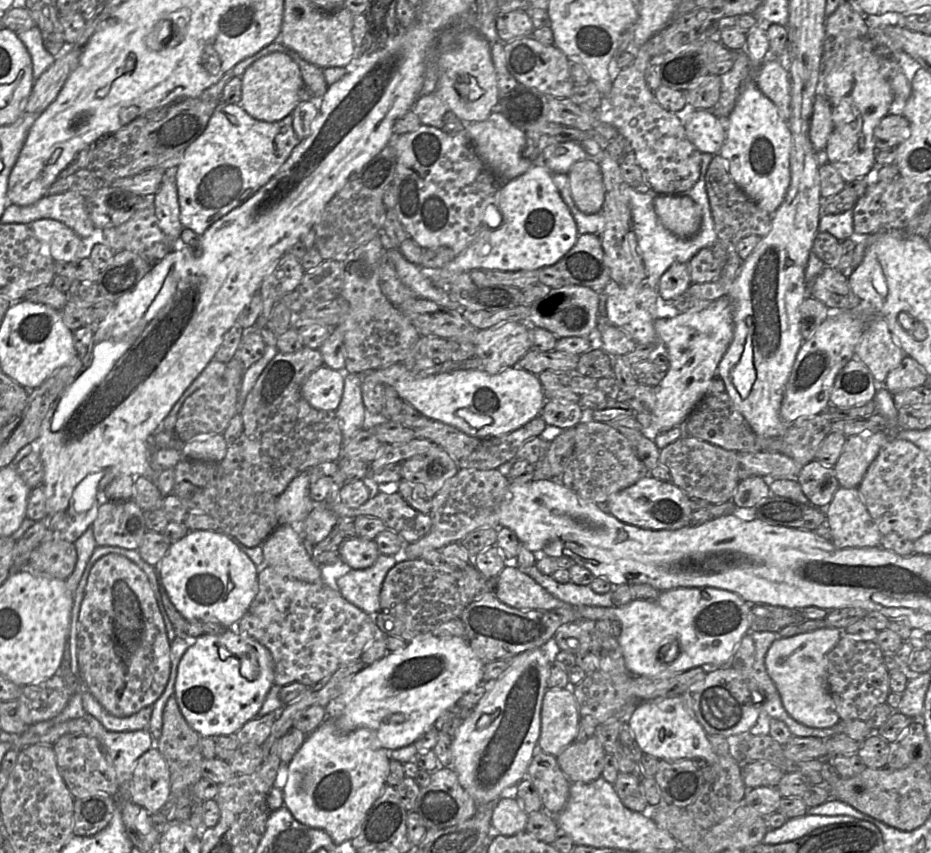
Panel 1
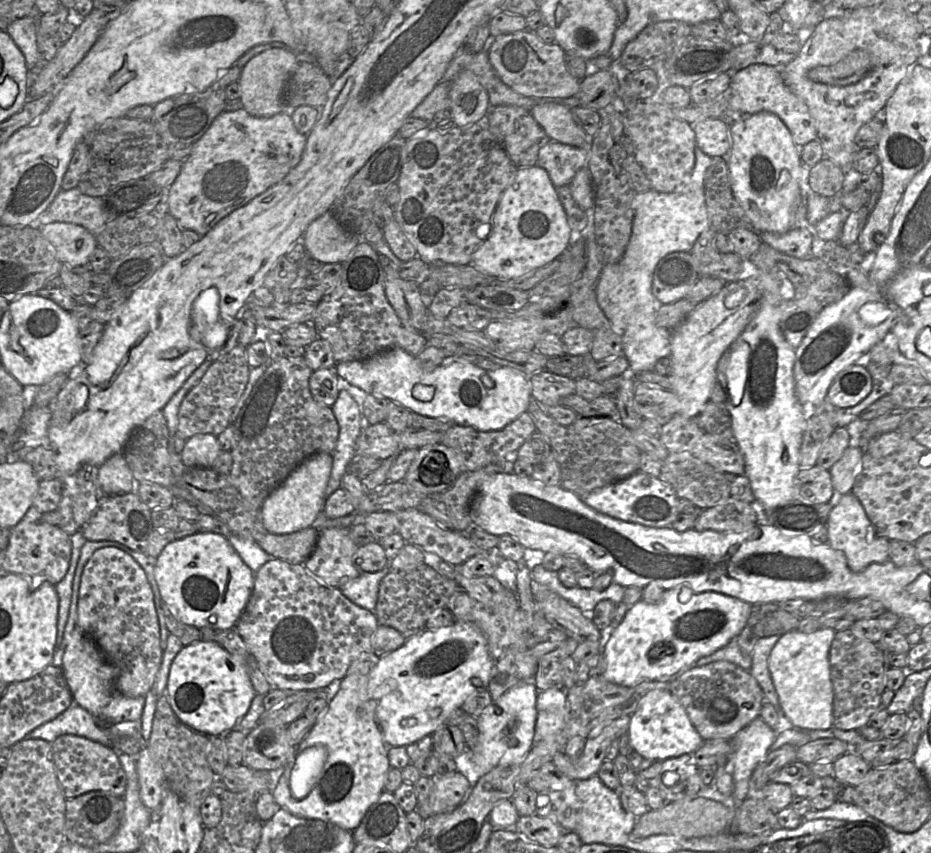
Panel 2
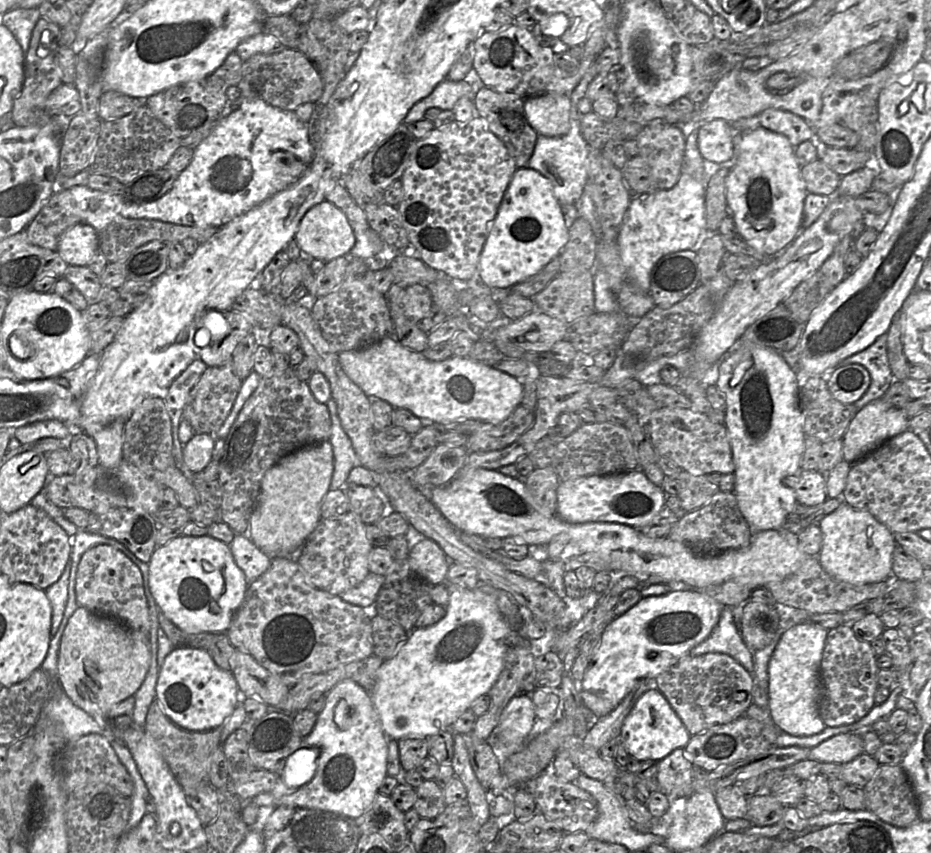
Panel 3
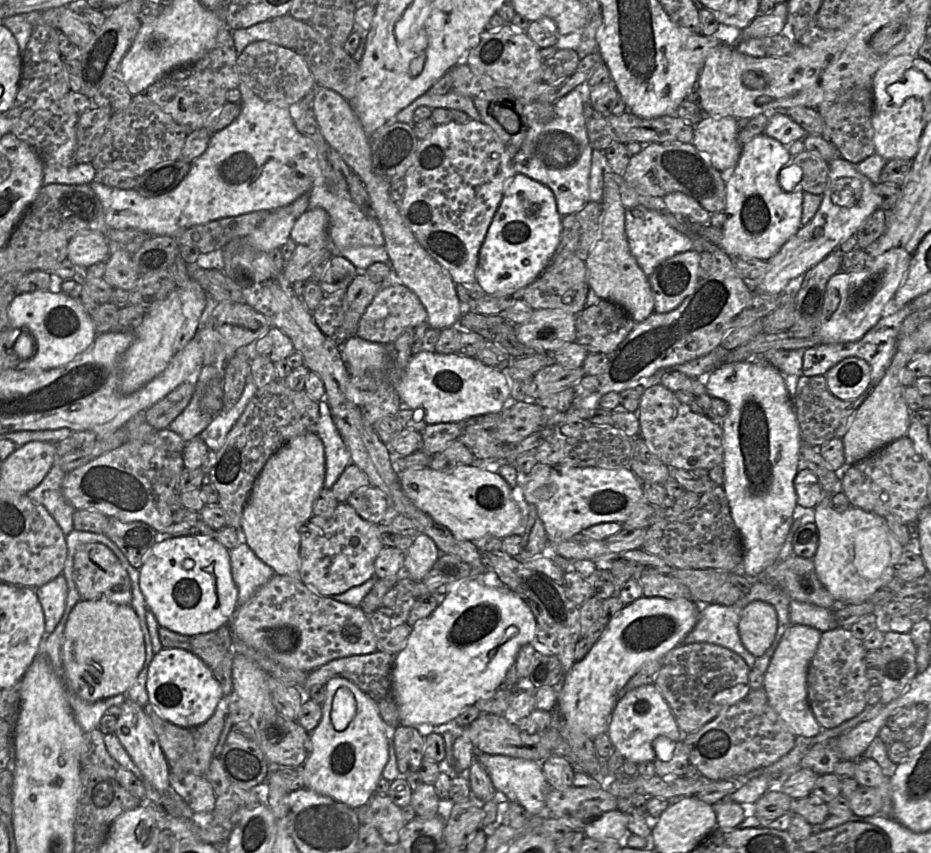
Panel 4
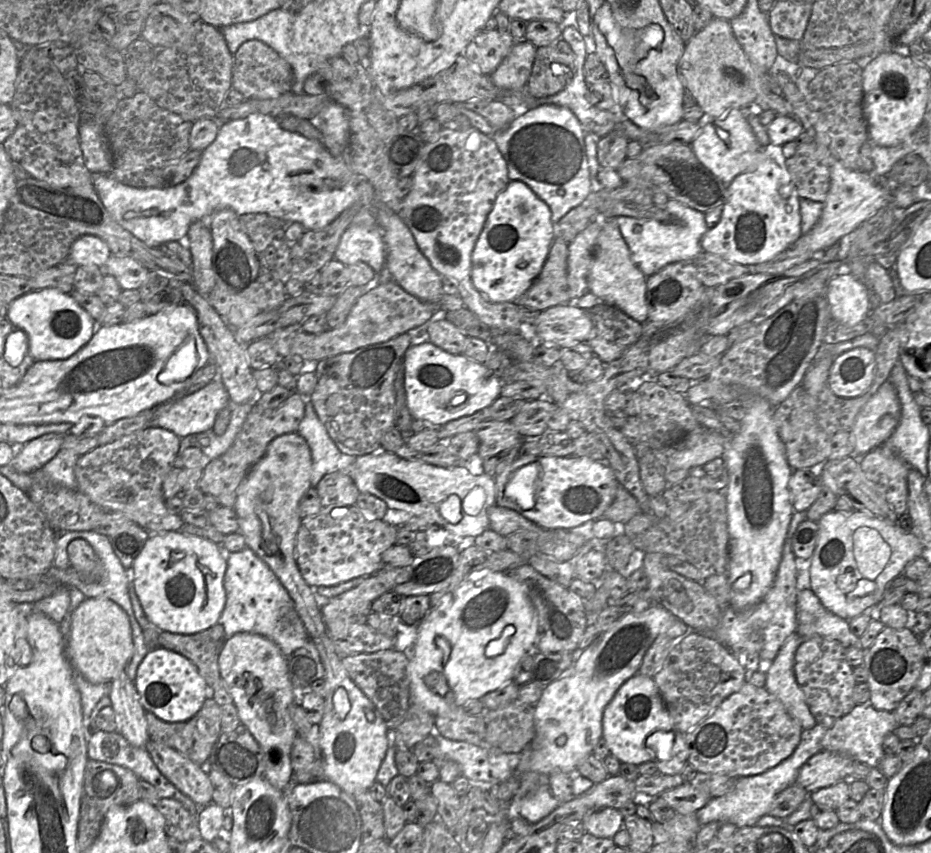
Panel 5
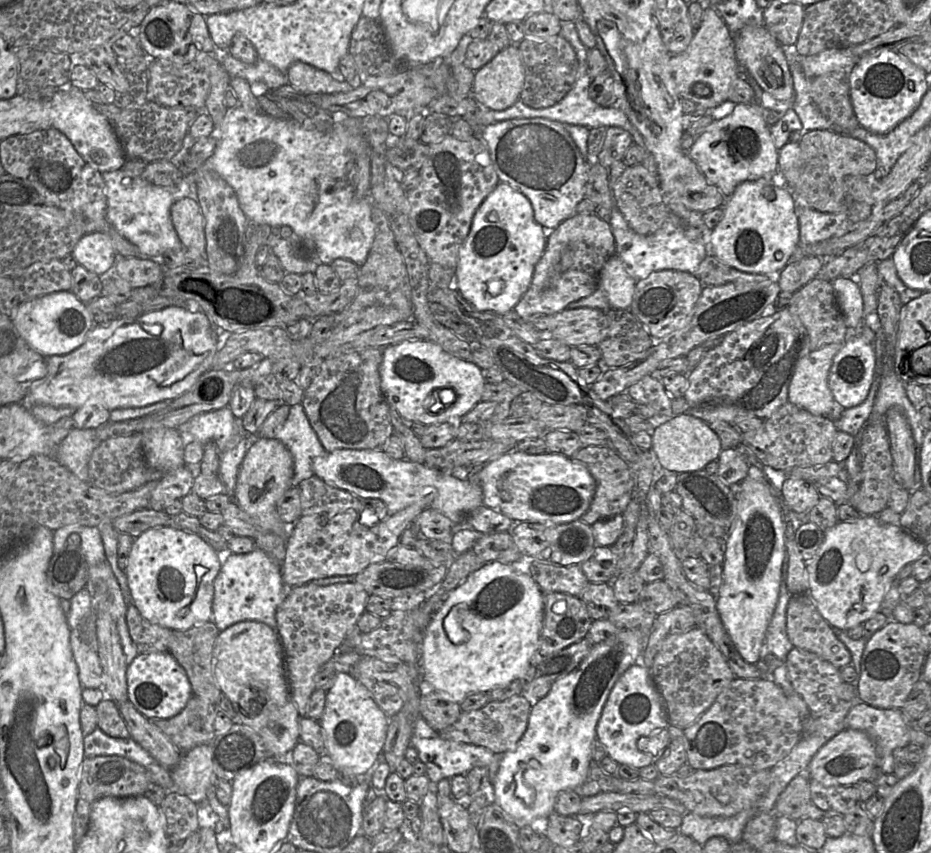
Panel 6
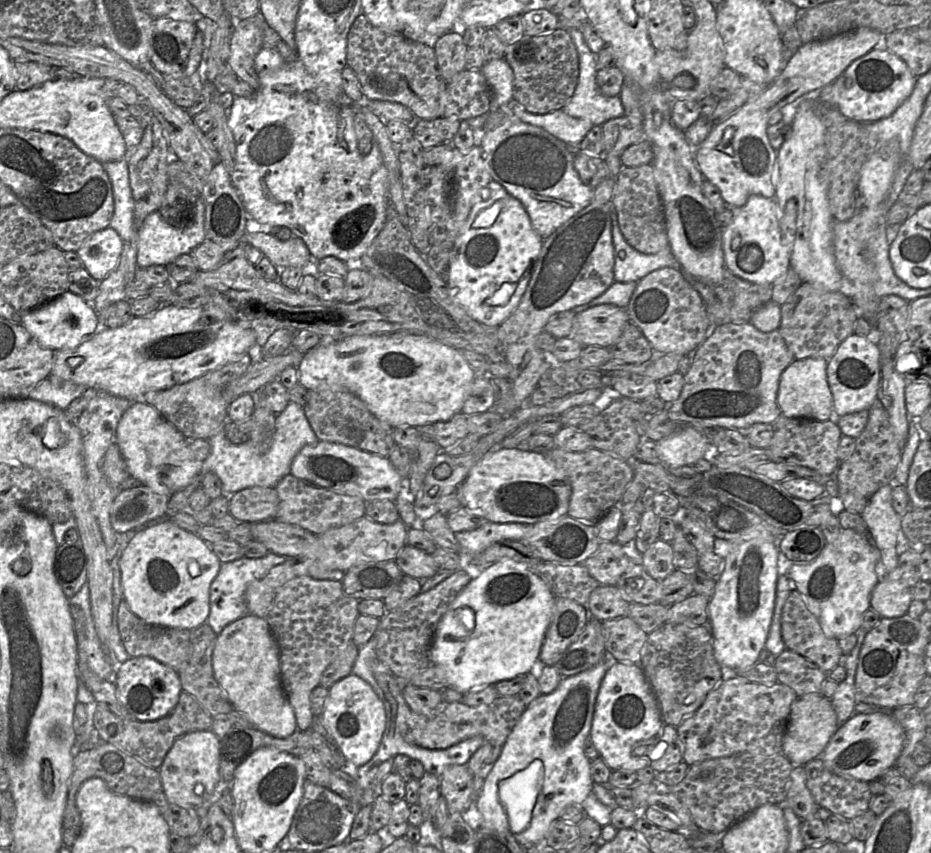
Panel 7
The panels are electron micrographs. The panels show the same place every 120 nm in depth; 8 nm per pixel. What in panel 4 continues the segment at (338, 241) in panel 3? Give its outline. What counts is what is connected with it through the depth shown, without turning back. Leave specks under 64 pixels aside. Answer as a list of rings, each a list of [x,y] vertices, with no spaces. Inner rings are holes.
[[[323,208],[307,209],[296,220],[290,238],[302,245],[309,245],[316,239],[327,239],[328,213]]]

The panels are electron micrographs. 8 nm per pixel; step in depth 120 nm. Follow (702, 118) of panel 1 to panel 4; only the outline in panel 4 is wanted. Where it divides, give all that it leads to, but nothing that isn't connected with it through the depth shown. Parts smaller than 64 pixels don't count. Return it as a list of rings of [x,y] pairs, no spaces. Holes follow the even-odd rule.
[[[733,117],[704,118],[694,126],[692,144],[718,171],[734,168],[741,156],[738,120]]]

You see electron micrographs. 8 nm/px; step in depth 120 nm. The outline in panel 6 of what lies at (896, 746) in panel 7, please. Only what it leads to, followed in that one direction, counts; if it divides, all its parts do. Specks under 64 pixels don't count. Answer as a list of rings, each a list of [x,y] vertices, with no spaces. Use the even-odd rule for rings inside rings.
[[[845,728],[817,751],[805,773],[810,779],[825,786],[832,786],[856,785],[861,780],[875,781],[884,772],[877,767],[875,745],[868,734]]]

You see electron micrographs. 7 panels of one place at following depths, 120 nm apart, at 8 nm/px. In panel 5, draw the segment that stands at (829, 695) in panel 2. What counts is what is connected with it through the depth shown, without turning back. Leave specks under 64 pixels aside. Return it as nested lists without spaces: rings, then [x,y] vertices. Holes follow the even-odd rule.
[[[797,632],[788,637],[775,659],[765,666],[764,672],[765,688],[783,703],[788,713],[805,730],[813,728],[817,722],[794,674],[795,653],[803,640]]]

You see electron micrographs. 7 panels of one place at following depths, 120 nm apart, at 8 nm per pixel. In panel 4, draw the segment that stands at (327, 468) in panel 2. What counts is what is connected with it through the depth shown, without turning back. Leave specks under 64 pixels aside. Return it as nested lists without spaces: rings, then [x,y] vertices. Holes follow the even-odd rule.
[[[305,433],[290,439],[265,463],[241,518],[243,541],[280,575],[299,576],[300,529],[313,515],[313,502],[324,488],[325,451],[320,437]]]

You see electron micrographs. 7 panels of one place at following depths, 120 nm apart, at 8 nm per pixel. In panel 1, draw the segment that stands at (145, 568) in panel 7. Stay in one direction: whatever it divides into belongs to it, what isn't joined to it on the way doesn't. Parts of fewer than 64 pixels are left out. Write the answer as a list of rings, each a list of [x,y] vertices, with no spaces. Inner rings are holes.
[[[194,530],[172,543],[155,566],[159,579],[171,602],[186,620],[214,622],[225,627],[239,622],[248,611],[258,591],[259,569],[233,542],[232,537],[221,531]]]

